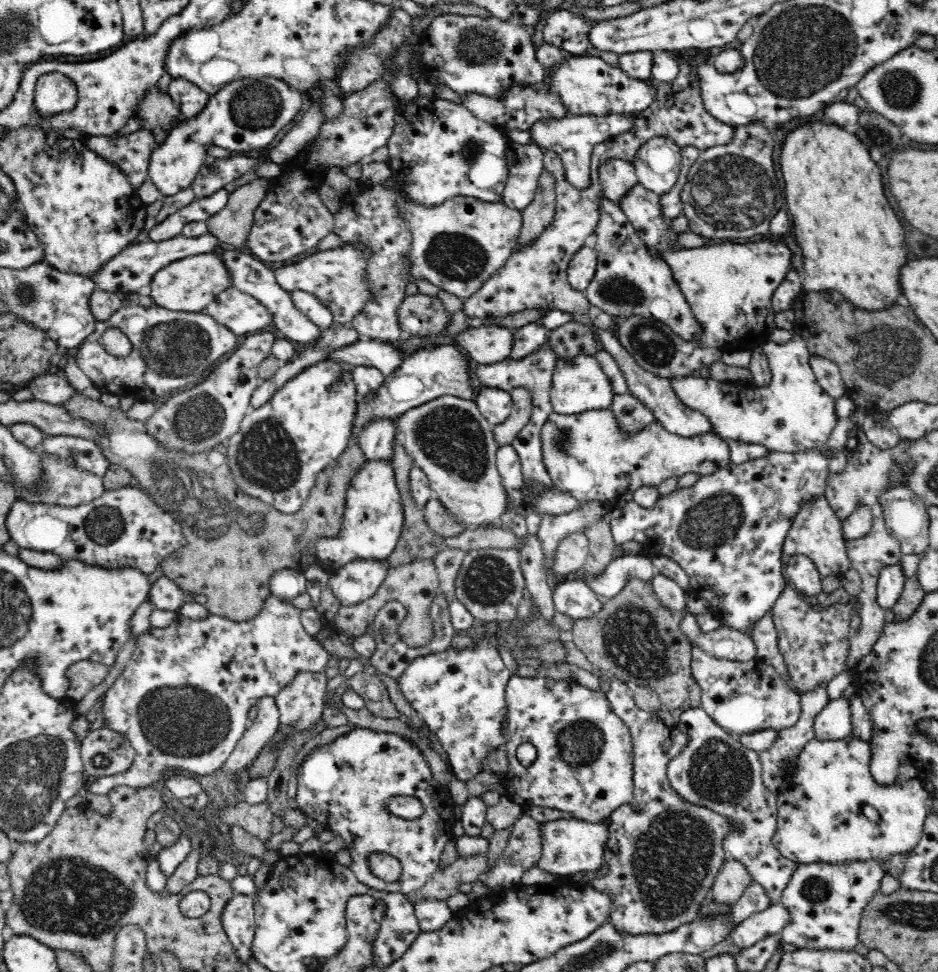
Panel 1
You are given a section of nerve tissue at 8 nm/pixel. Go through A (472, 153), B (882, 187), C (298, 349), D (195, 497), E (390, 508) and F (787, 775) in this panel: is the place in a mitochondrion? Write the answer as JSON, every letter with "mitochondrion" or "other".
{"A":"mitochondrion","B":"other","C":"other","D":"mitochondrion","E":"other","F":"other"}

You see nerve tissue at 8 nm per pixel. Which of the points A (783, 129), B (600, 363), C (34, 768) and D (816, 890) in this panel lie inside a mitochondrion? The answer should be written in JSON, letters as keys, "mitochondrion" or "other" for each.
{"A":"other","B":"other","C":"mitochondrion","D":"mitochondrion"}

